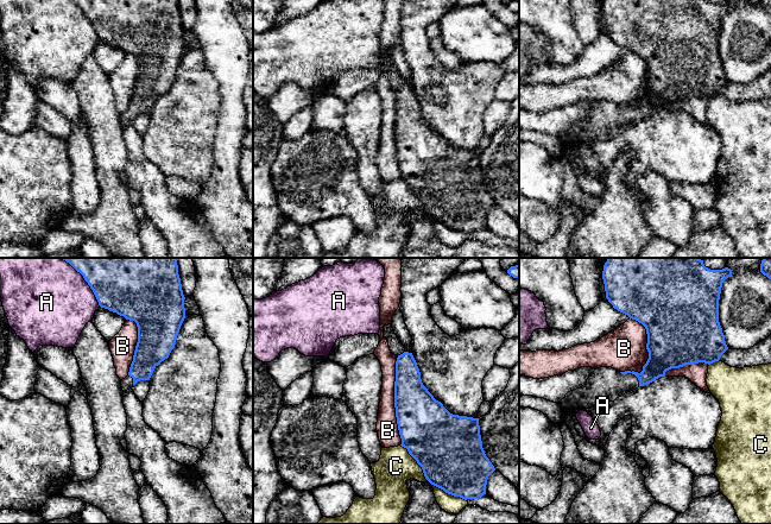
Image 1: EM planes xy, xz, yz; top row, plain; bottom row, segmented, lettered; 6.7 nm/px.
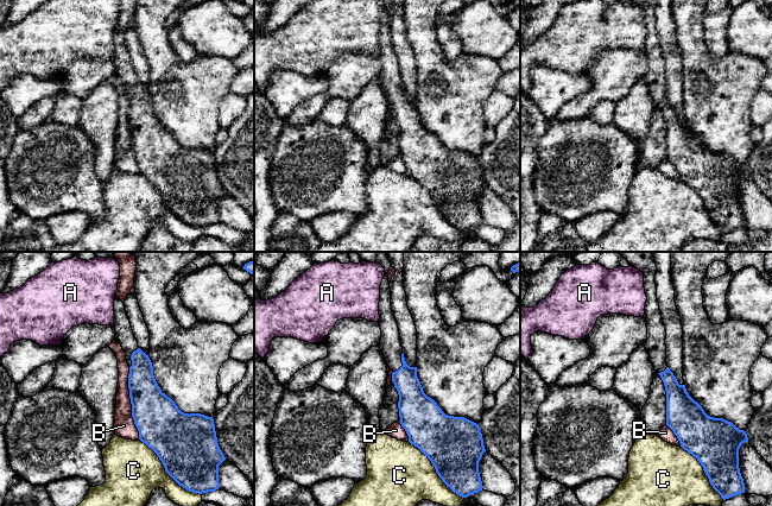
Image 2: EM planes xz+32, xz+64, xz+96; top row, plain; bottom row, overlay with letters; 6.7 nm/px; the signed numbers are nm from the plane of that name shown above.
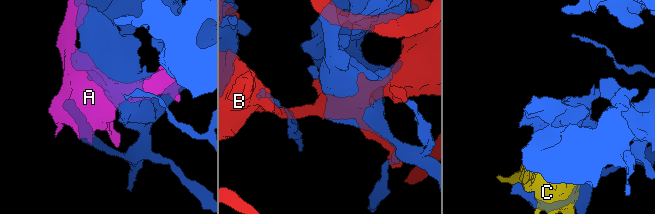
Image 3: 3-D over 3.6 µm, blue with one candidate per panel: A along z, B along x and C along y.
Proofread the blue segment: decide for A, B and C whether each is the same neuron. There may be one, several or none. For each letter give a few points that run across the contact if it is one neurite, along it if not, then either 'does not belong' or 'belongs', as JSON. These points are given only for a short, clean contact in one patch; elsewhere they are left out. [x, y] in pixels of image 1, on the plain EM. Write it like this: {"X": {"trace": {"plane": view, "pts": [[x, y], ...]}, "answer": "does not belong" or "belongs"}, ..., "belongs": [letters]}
{"A": {"answer": "does not belong"}, "B": {"answer": "does not belong"}, "C": {"answer": "does not belong"}, "belongs": []}

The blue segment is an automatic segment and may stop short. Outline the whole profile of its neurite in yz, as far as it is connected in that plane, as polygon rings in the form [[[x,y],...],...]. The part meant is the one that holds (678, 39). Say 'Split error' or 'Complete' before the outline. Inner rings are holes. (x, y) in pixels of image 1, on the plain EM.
Split error. [[[603,0],[606,32],[618,45],[642,57],[647,68],[649,93],[640,107],[618,106],[612,101],[596,102],[587,116],[570,125],[558,137],[562,144],[606,139],[639,120],[647,119],[671,102],[699,96],[713,97],[728,83],[719,56],[719,33],[722,17],[732,4],[706,0]]]

